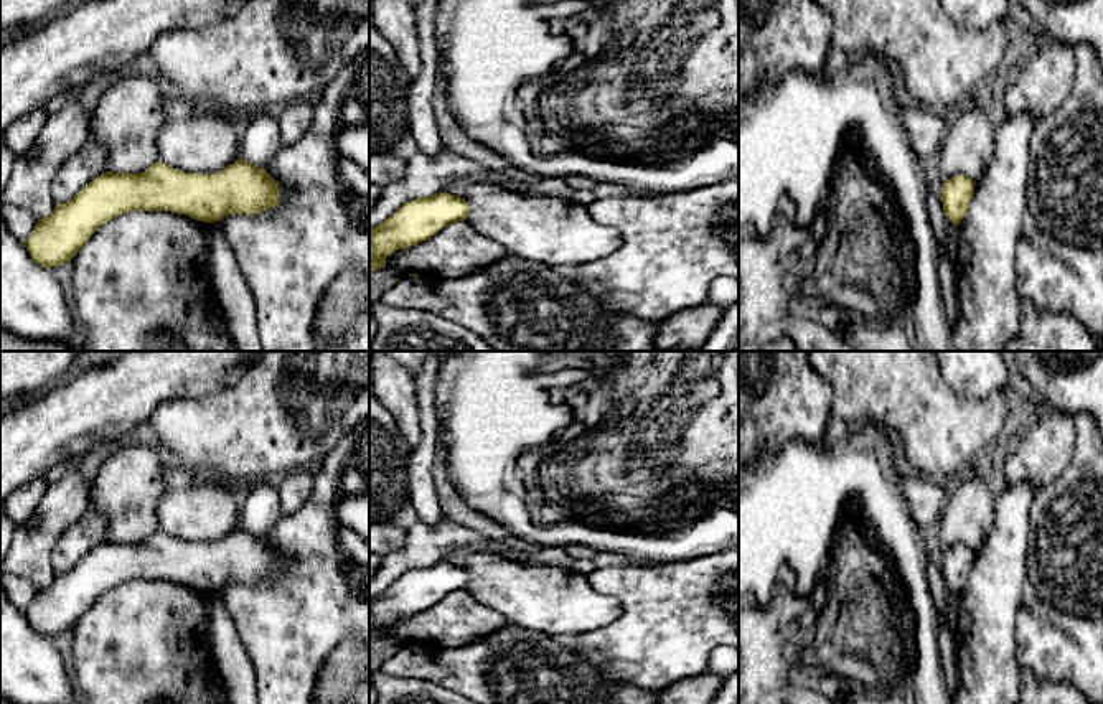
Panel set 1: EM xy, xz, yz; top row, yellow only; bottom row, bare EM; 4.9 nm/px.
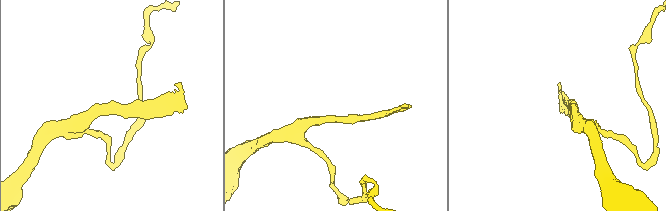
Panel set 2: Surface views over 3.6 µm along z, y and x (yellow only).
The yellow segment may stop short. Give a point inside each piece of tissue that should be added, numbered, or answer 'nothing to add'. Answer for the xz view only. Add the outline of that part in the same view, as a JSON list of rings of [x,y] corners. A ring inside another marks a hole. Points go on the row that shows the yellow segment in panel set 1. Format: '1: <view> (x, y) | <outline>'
nothing to add

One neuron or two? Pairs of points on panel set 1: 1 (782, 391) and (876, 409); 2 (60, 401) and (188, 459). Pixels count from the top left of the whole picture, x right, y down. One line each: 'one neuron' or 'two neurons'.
1: two neurons
2: two neurons

